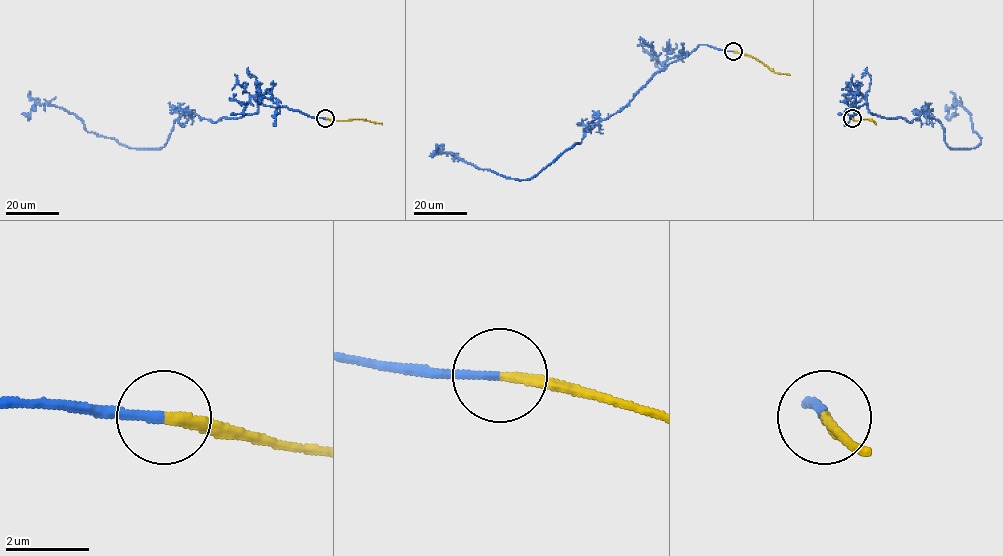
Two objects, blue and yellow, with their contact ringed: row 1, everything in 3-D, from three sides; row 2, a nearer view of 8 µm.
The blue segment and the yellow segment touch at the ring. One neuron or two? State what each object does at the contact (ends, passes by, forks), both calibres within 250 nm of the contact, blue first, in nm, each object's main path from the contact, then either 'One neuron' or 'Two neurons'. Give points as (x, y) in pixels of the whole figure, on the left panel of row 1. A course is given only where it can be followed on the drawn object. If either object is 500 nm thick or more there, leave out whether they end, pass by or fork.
At the ring blue ends. At the ring yellow ends. Thickness 200 nm (blue) against 240 nm. Course of blue: (325, 118), (261, 104), (216, 122), (184, 114), (163, 146), (130, 148), (49, 104), (21, 113). Course of yellow: (325, 118), (364, 119), (381, 124). One neuron

